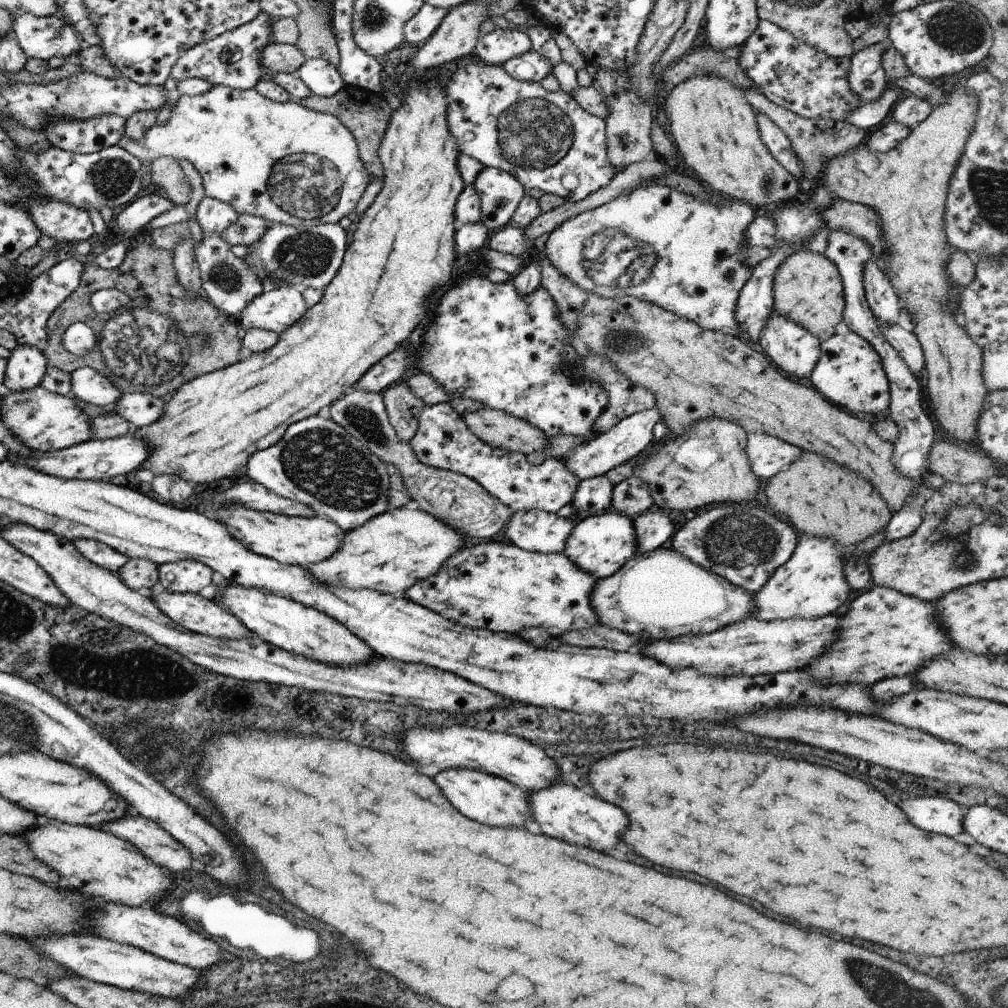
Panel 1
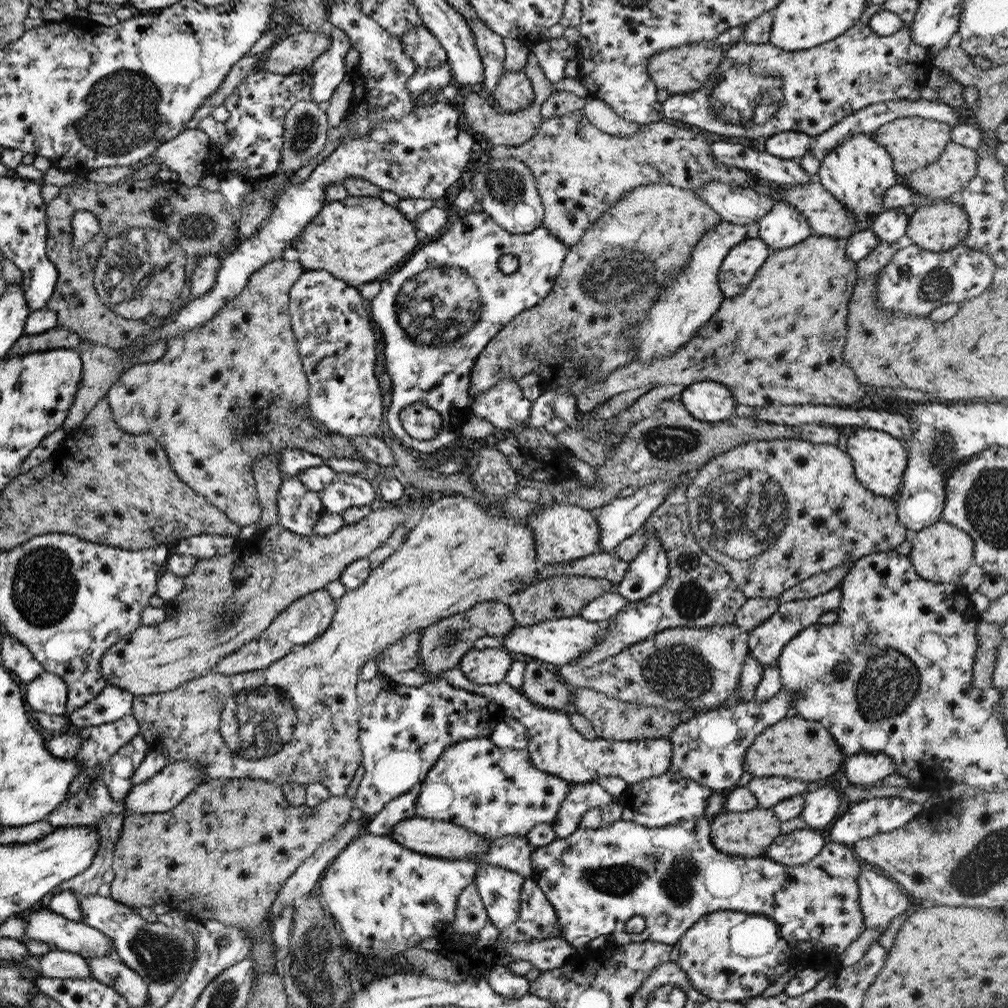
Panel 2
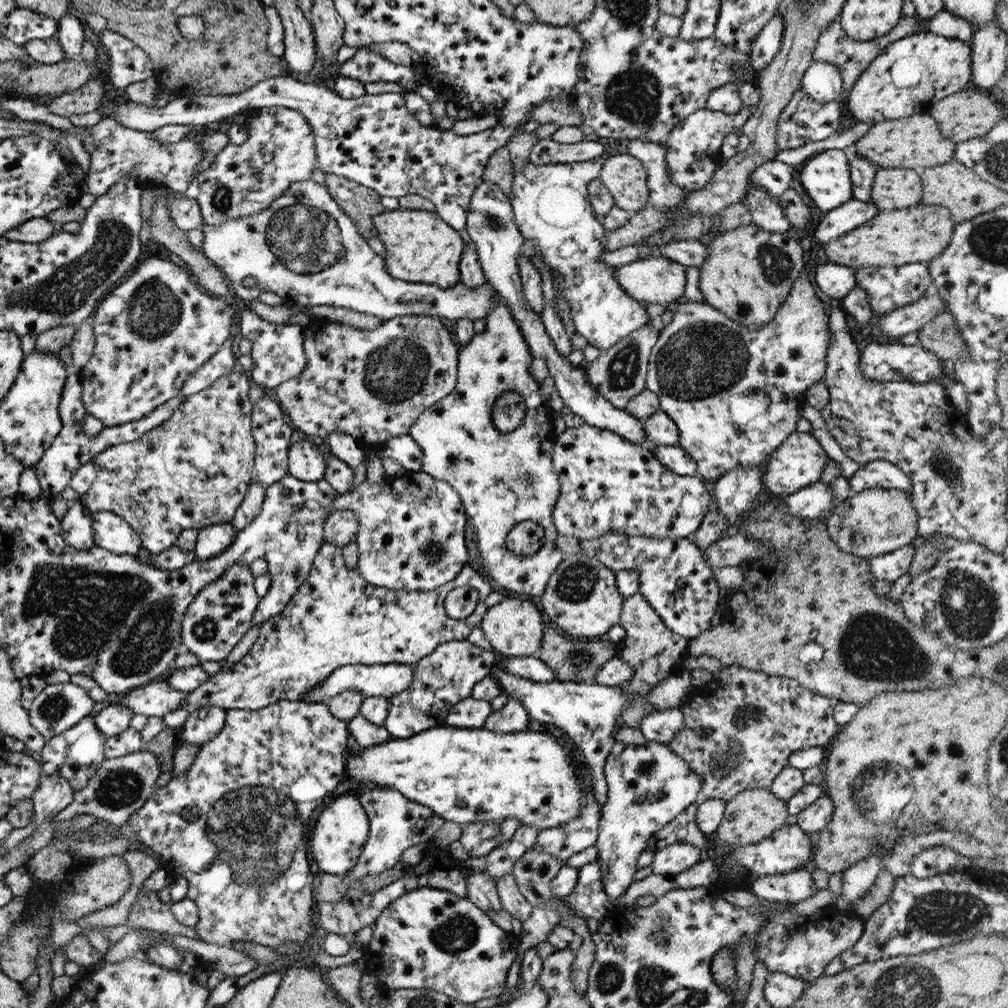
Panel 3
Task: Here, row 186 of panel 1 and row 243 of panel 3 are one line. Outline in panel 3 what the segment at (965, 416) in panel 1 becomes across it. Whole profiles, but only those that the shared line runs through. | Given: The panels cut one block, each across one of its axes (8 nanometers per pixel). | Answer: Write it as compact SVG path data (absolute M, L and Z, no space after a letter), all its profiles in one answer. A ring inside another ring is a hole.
M921 202L904 209L878 211L861 226L846 232L824 245L825 261L848 266L853 270L862 266L901 266L912 262L927 263L950 241L955 222L950 212L939 205Z

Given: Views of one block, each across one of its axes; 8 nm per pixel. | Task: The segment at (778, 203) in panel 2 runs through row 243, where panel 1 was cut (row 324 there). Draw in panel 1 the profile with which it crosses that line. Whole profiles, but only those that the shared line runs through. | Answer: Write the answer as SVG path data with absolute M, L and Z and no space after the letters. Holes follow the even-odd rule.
M772 312L763 324L757 348L767 356L777 372L781 372L787 378L792 376L801 379L807 378L815 368L819 356L820 341L815 336L811 336L805 328L801 328L800 324L795 324L795 322L787 320L785 316L779 316Z

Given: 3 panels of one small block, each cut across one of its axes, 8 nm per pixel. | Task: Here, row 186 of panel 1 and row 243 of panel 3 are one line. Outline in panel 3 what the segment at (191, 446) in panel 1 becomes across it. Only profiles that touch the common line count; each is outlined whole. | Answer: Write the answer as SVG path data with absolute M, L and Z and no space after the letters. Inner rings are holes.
M399 208L384 210L370 219L383 245L381 257L391 278L435 285L443 290L460 282L458 262L464 250L463 241L459 232L445 224L435 211Z

